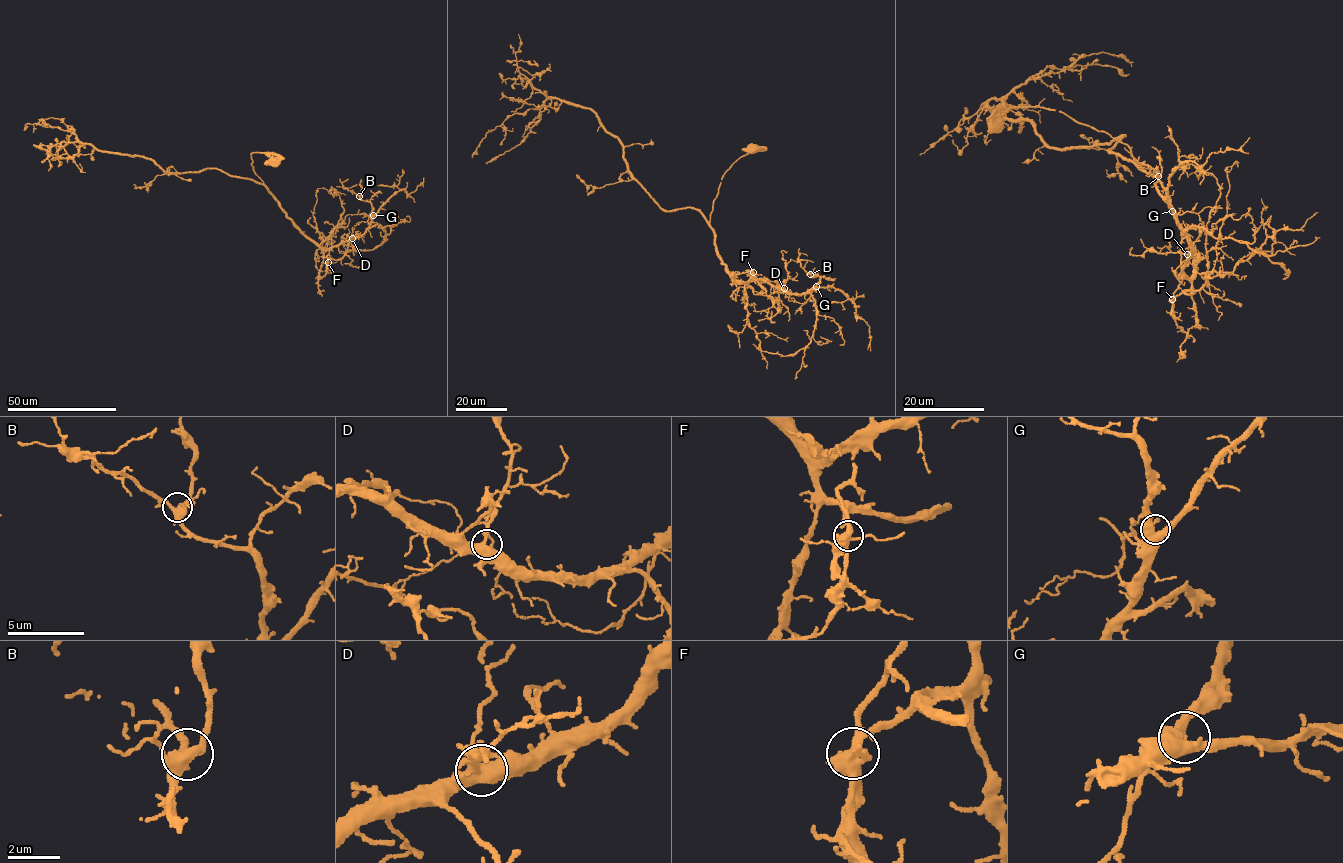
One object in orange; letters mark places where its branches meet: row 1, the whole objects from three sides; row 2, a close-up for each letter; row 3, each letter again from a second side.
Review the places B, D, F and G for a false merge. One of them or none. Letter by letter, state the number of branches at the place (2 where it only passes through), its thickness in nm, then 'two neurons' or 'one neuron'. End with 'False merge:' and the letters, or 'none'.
B: branches 4; calibre 400 nm; one neuron
D: branches 4; calibre 440 nm; one neuron
F: branches 4; calibre 440 nm; two neurons
G: branches 4; calibre 440 nm; one neuron
False merge: F

